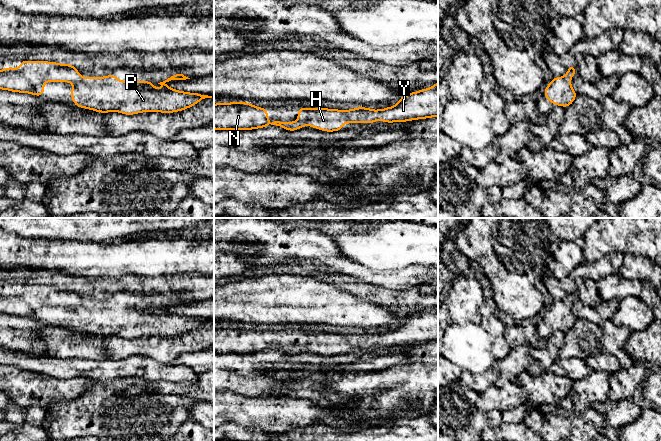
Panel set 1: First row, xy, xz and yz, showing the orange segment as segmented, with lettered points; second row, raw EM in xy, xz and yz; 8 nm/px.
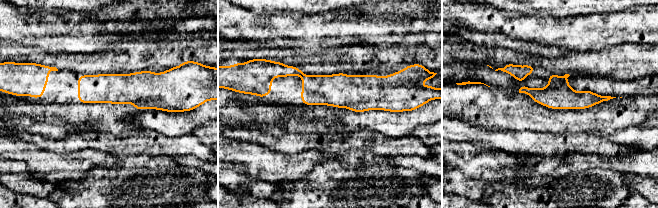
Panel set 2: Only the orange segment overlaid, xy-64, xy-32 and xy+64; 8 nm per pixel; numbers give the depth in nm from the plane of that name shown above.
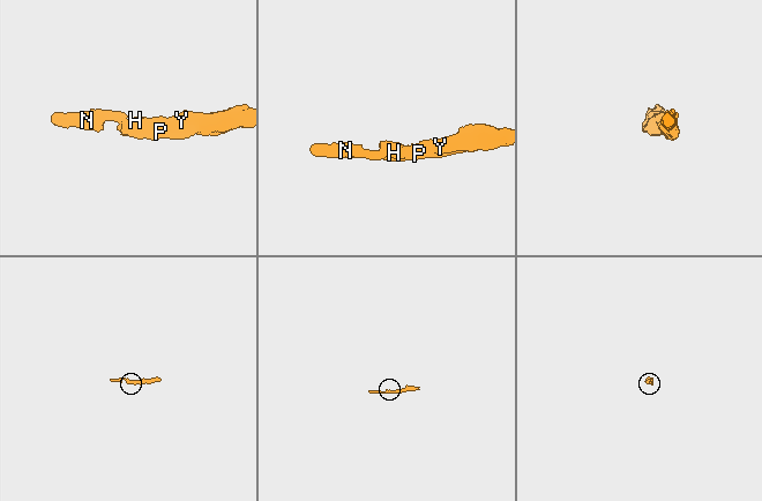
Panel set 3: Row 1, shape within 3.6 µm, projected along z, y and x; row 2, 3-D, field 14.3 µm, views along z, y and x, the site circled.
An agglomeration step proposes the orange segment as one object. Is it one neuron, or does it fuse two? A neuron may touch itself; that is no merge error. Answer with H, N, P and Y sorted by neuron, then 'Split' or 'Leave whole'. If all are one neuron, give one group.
Groups: H N P Y. Leave whole

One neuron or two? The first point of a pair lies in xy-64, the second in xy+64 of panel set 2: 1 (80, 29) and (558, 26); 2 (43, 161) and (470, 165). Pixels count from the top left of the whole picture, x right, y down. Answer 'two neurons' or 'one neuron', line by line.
1: one neuron
2: one neuron

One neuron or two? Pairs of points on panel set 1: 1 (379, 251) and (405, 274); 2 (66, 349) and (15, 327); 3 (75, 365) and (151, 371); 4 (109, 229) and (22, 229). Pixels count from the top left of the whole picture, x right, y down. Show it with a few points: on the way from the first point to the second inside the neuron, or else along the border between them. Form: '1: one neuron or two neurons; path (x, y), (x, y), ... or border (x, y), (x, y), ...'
1: two neurons; border (422, 265), (408, 265), (400, 269), (375, 269)
2: one neuron; path (56, 335), (53, 332), (43, 332), (29, 328)
3: one neuron; path (94, 369), (119, 370), (134, 368)
4: one neuron; path (87, 228), (44, 228)

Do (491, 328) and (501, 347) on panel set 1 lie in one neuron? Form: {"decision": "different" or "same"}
{"decision": "same"}

